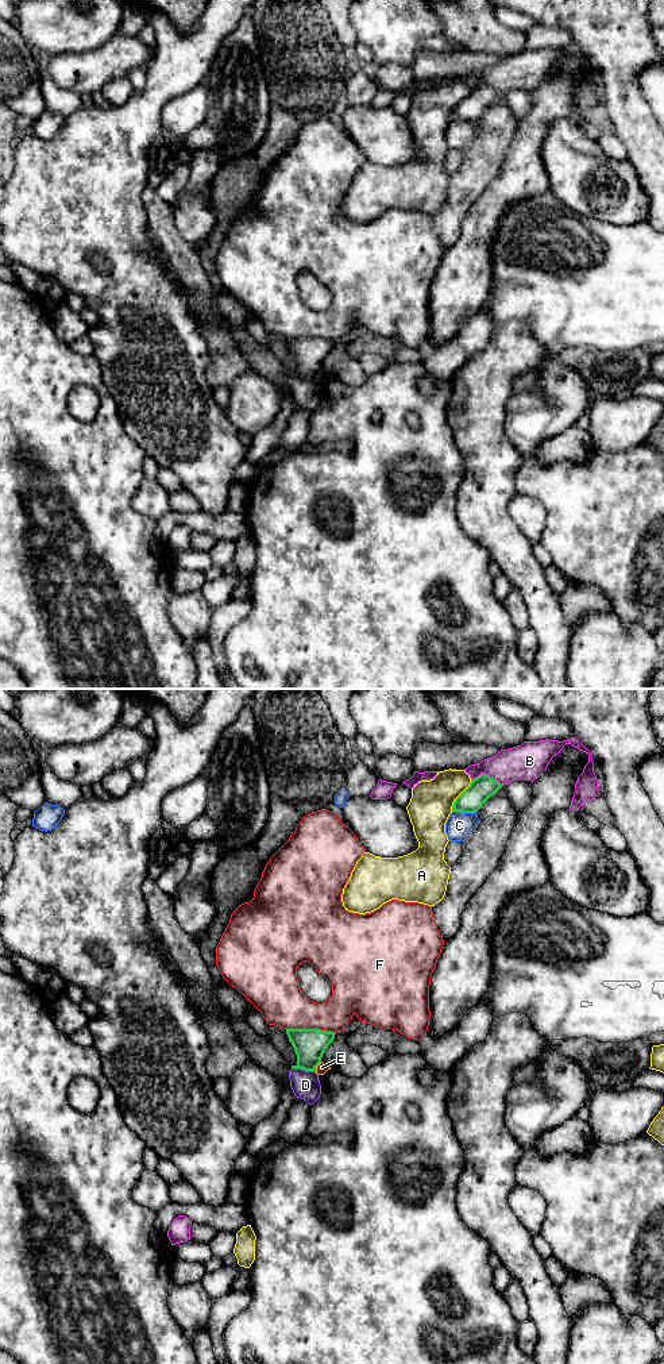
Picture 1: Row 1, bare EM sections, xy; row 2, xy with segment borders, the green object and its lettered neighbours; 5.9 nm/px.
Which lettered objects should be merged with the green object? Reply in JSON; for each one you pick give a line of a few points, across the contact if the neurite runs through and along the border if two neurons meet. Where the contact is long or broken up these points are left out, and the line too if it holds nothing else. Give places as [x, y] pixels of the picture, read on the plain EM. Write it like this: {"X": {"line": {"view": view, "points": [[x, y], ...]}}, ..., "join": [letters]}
{"join": []}

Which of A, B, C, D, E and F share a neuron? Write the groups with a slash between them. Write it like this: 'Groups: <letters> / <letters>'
Groups: A E / B / C / D / F

